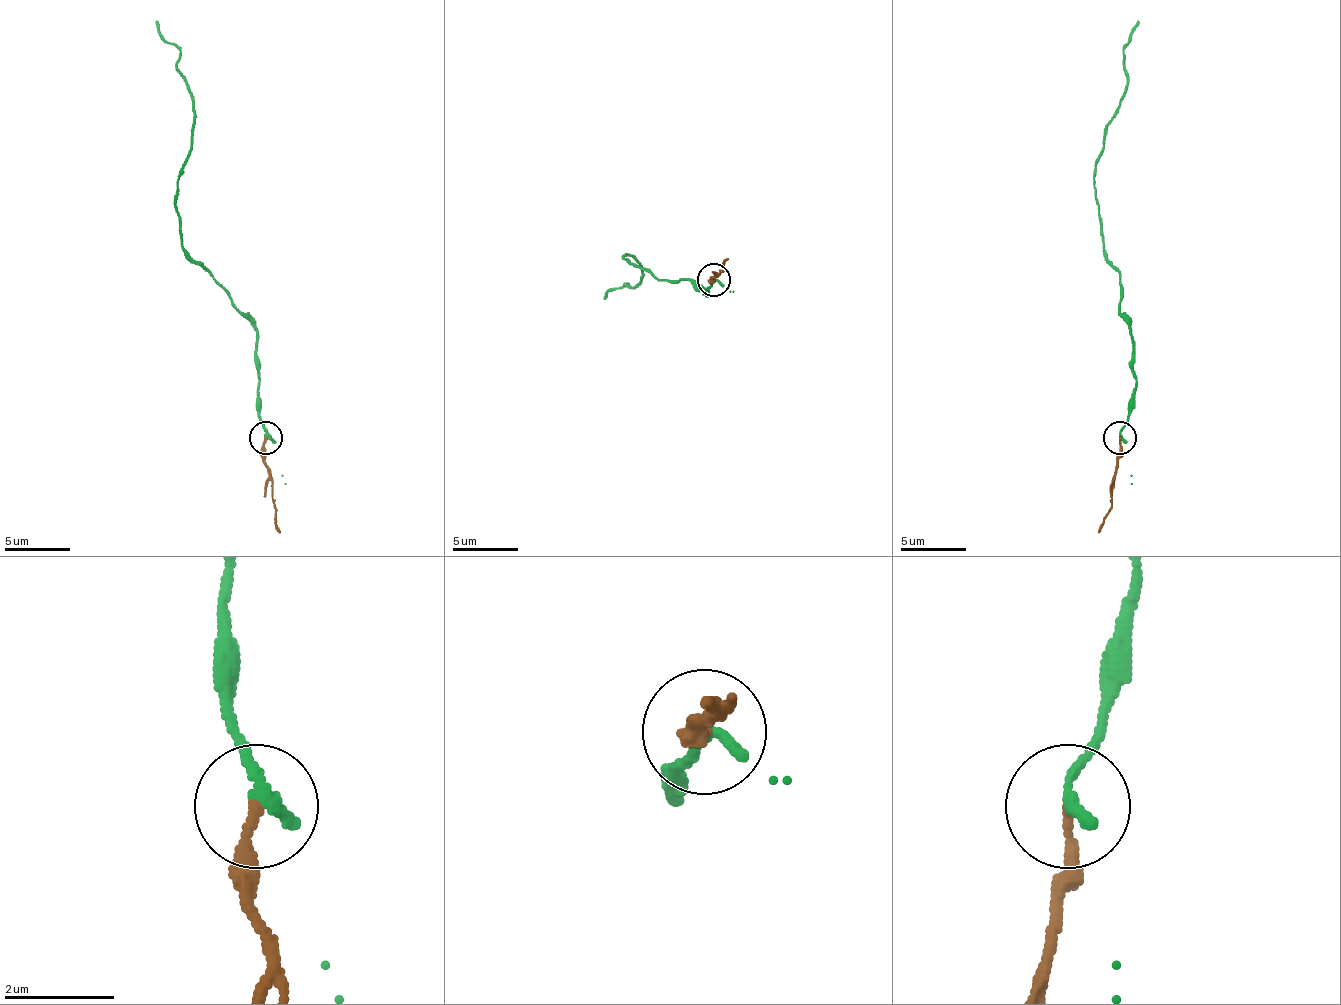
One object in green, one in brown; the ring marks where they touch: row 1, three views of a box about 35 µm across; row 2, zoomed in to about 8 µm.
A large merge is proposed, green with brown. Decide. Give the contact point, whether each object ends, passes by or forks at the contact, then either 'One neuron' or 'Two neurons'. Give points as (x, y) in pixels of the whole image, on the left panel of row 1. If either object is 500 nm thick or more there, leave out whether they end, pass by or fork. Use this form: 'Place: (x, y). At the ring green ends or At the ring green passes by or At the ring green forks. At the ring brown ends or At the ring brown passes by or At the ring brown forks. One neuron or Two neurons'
Place: (265, 438). At the ring green ends. At the ring brown ends. Two neurons

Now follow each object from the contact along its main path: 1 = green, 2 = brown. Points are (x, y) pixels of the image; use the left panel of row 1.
1: (265, 435), (255, 327), (183, 245), (176, 200), (193, 134), (193, 98), (176, 65), (180, 52), (157, 20)
2: (265, 438), (265, 465), (281, 533)

